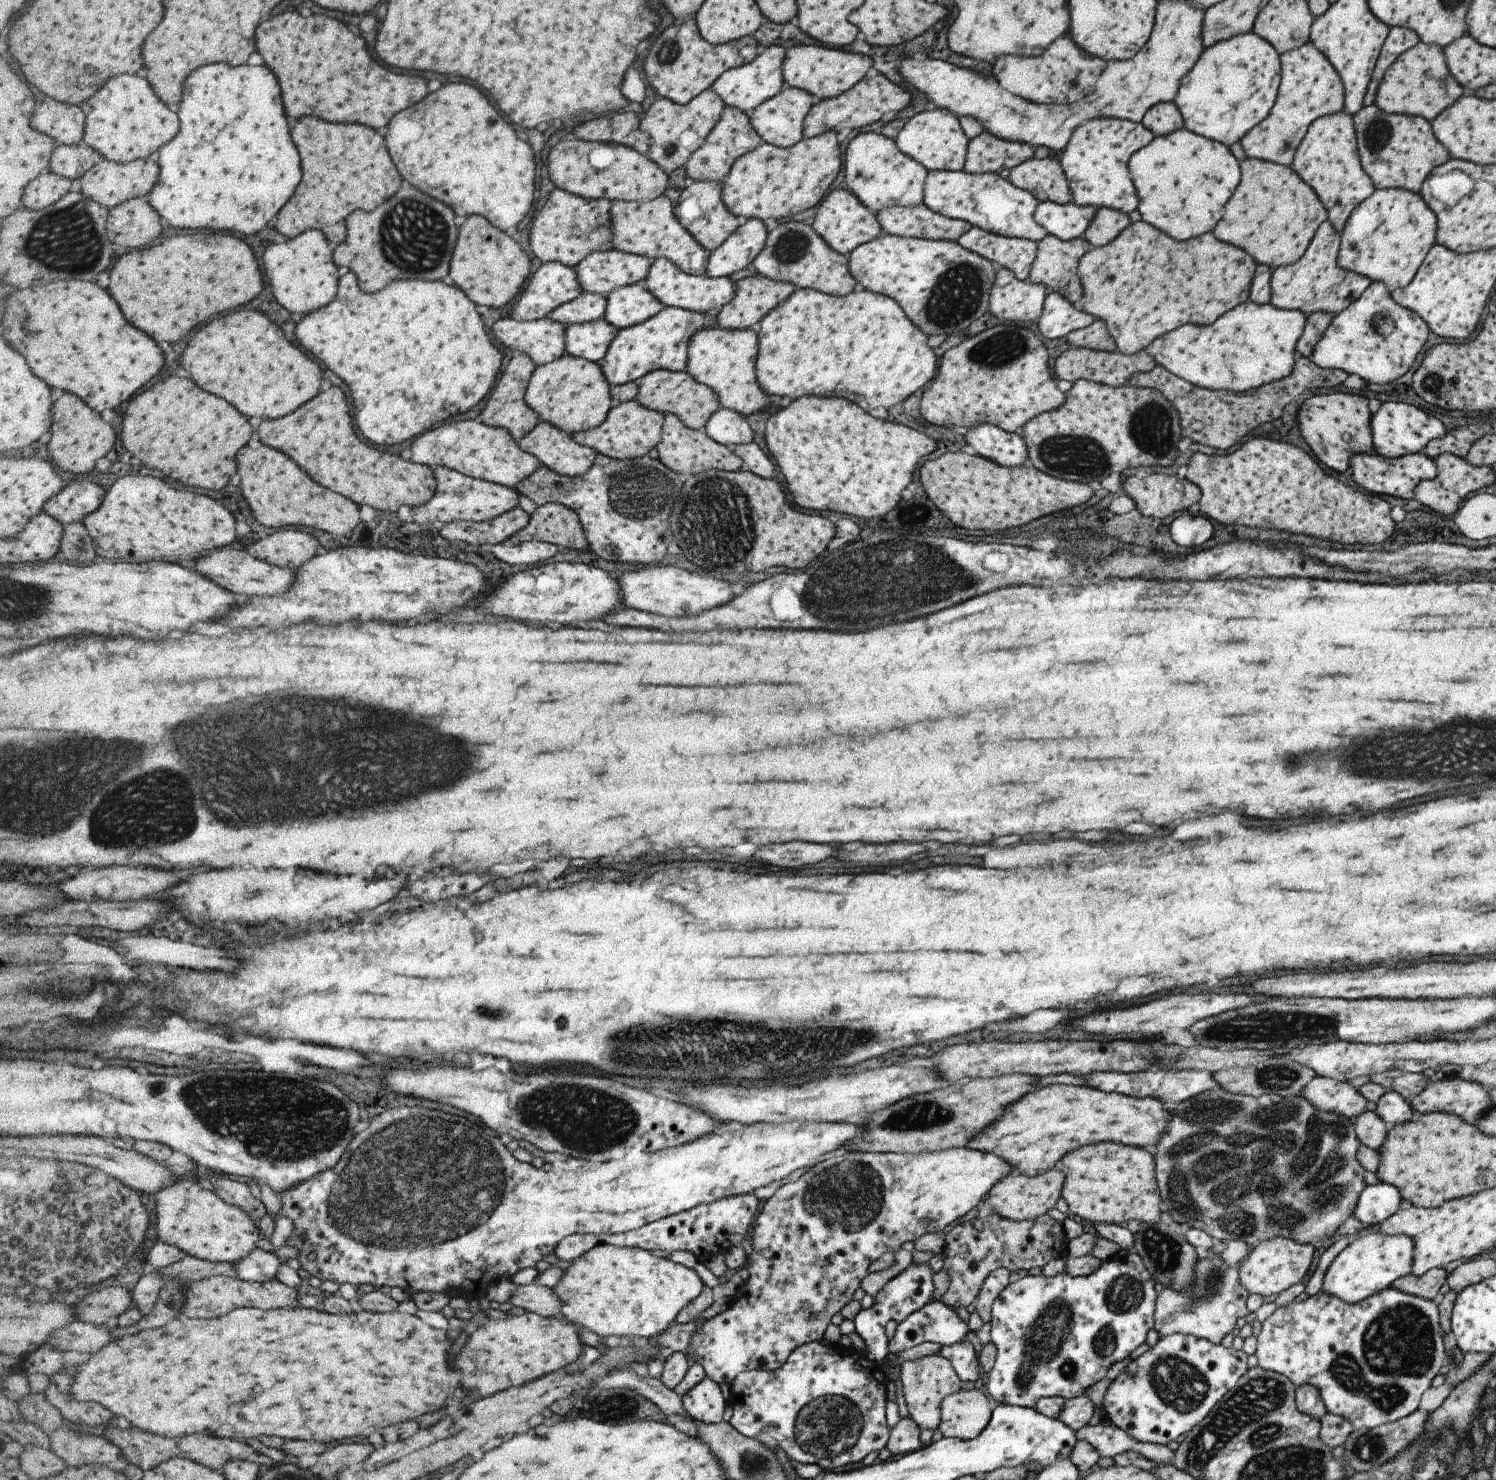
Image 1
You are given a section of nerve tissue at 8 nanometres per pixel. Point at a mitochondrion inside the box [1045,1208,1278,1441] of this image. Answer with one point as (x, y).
(1177, 1384)

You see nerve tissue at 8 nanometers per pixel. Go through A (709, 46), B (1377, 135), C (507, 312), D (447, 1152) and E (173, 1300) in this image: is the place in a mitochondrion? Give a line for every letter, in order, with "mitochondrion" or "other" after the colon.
A: other
B: mitochondrion
C: other
D: mitochondrion
E: mitochondrion

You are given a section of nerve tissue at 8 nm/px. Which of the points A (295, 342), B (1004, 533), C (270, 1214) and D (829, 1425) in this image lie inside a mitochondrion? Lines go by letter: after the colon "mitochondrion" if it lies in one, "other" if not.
A: other
B: other
C: other
D: mitochondrion

